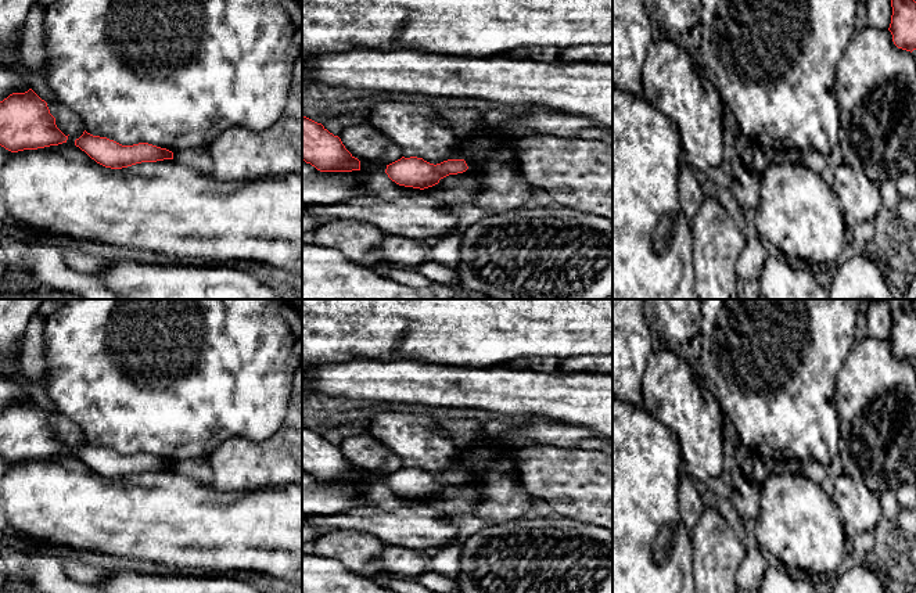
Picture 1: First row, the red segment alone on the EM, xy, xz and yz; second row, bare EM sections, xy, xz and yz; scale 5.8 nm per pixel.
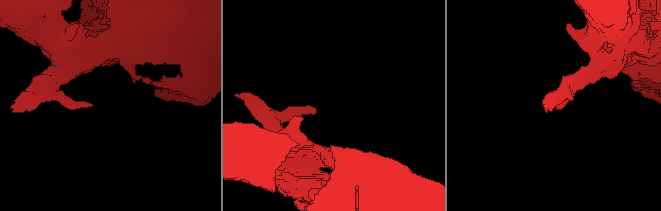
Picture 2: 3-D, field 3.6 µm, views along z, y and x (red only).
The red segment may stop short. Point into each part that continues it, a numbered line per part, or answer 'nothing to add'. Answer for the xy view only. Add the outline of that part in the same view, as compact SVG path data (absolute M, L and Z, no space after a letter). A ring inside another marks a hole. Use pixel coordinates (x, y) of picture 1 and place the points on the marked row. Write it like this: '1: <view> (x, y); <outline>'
nothing to add

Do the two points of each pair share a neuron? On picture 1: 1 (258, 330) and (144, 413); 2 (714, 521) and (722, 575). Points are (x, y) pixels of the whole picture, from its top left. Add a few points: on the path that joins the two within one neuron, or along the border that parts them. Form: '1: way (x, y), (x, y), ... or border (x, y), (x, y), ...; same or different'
1: way (230, 345), (200, 376), (178, 381), (172, 387); same
2: way (714, 535), (717, 561); same

